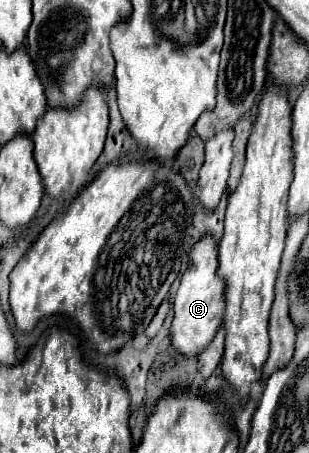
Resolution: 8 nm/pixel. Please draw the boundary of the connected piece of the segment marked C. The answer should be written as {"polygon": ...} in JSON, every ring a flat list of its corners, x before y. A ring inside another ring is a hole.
{"polygon":[[205,235,189,253,189,267,181,277,179,289,173,299,173,321,171,321,171,345,179,355,199,355,215,337,223,319,223,289,225,283,217,275,217,247,211,235]]}

